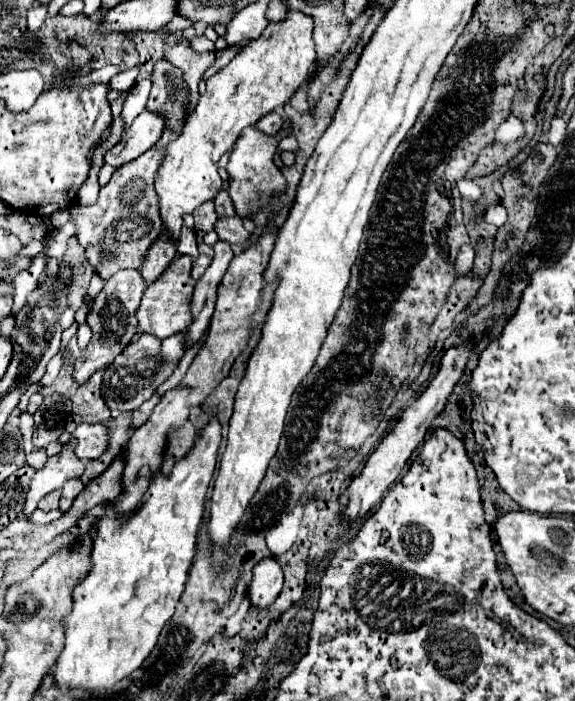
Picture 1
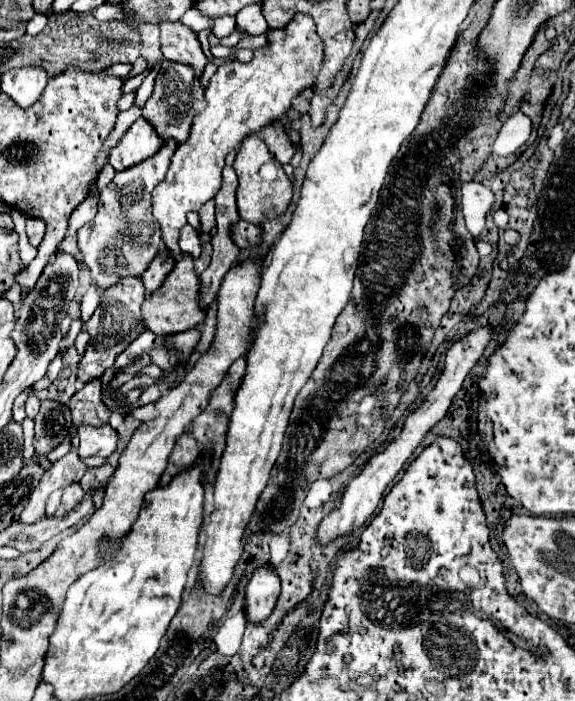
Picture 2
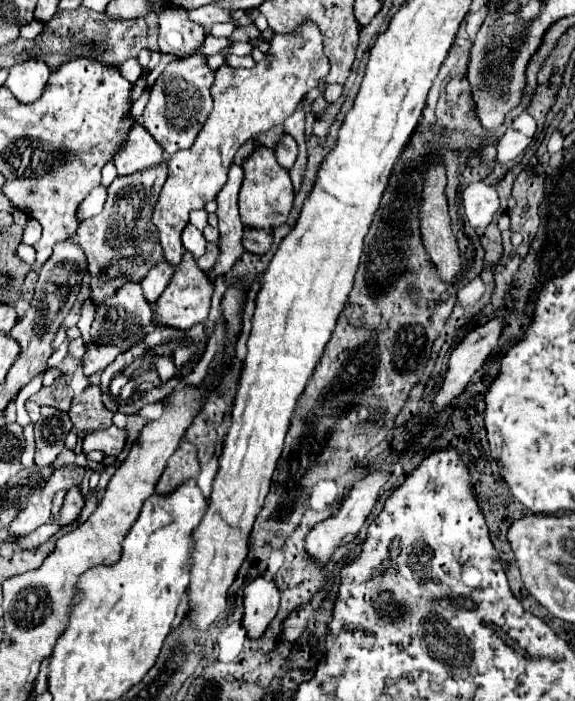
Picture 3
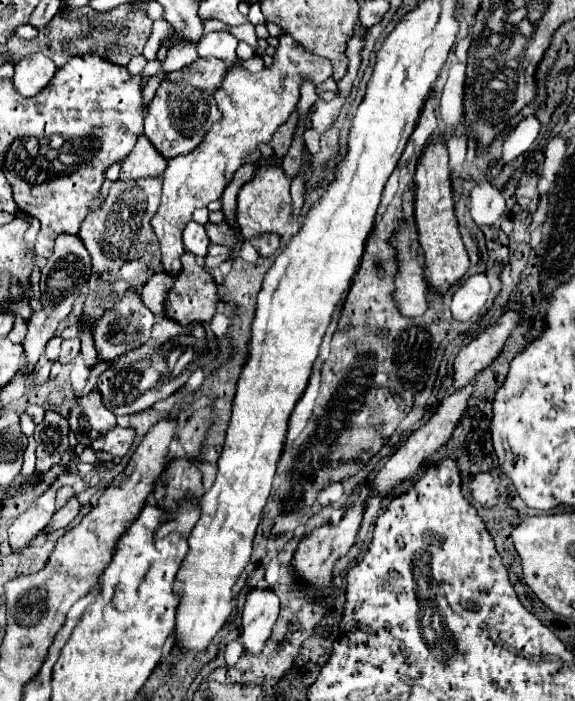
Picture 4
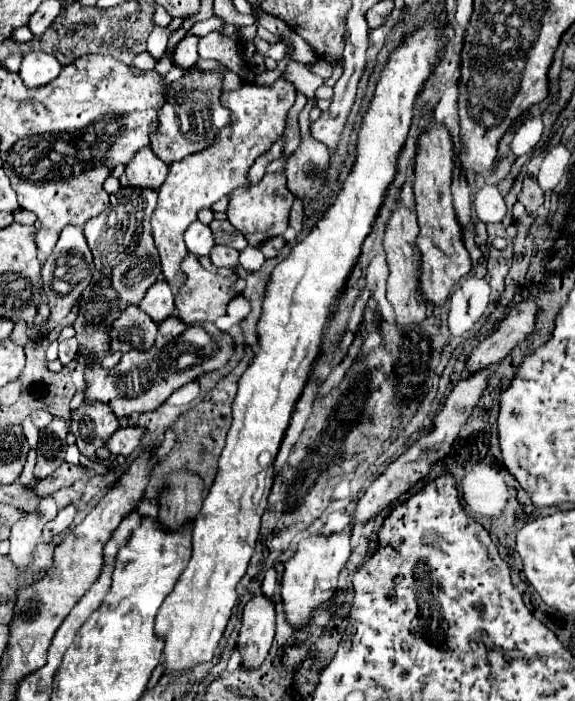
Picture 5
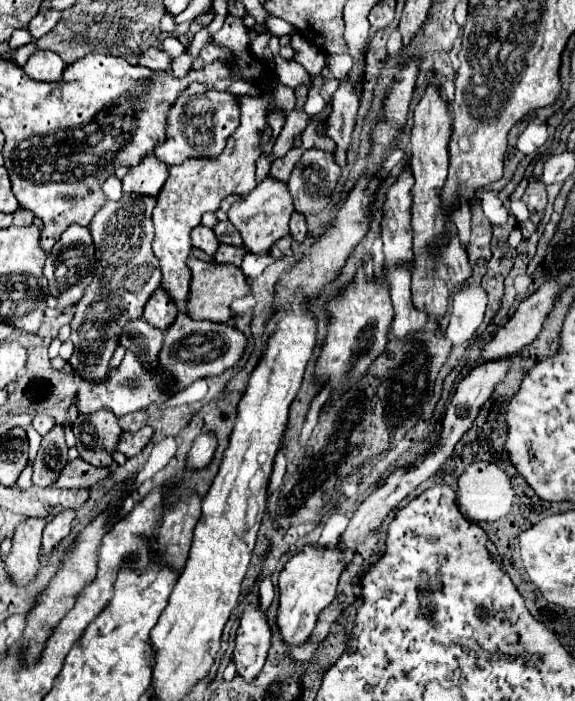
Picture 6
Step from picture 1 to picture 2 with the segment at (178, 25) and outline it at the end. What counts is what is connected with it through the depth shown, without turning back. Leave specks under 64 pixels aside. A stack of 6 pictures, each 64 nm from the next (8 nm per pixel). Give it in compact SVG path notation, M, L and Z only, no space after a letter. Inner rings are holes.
M188 10L182 18L180 18L188 28L194 28L194 32L202 32L202 30L206 30L206 28L210 28L214 22L216 22L216 18L214 16L206 16L206 14L202 14L200 10Z

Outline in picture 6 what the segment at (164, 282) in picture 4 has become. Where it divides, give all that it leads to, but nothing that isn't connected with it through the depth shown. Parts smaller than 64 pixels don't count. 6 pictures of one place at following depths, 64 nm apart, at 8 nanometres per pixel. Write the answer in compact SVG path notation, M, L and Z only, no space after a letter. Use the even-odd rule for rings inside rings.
M156 292L152 300L148 300L148 306L144 308L144 320L162 332L172 326L172 322L176 320L176 314L178 314L178 308L174 308L174 304L166 300L166 292Z

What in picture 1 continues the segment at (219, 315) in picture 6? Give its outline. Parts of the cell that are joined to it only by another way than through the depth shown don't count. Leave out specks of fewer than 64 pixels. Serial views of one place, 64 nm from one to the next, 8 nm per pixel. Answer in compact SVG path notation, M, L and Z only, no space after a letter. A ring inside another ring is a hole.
M176 256L176 260L168 266L168 270L146 288L142 296L142 304L138 308L138 332L154 334L158 338L168 338L172 334L184 332L192 322L194 316L190 312L192 292L194 292L194 278L190 276L192 258L190 256Z

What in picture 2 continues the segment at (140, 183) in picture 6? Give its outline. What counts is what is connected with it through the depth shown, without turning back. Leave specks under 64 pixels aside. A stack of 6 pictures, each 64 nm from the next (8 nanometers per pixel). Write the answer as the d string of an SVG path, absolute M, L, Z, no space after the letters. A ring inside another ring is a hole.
M138 118L122 136L118 146L110 150L108 162L114 166L116 172L122 172L154 156L162 148L162 144L164 142L158 140L154 128L150 128L150 124L146 124L144 118Z

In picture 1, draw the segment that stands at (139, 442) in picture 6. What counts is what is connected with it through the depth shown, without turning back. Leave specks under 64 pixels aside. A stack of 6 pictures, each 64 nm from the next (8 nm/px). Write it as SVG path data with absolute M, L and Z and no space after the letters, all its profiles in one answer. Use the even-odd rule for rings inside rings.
M78 424L72 432L78 438L76 456L82 460L96 460L108 450L108 428L106 424Z

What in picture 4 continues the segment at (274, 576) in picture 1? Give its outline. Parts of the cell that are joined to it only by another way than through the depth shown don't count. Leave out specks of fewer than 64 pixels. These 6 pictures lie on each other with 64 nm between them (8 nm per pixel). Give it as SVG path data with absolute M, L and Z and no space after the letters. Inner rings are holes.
M252 590L248 594L240 630L240 638L246 652L258 656L264 650L266 642L272 636L272 626L276 624L278 610L280 602L272 590Z

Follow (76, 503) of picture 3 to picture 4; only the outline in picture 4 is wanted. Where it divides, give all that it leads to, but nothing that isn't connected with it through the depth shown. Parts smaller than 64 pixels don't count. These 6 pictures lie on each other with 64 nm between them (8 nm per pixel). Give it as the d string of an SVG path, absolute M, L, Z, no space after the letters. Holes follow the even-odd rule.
M70 498L68 504L66 504L64 508L60 508L60 510L52 516L52 520L50 520L50 524L44 528L44 532L46 532L46 534L52 534L52 532L56 532L58 528L68 528L68 524L76 518L78 510L80 510L78 500L76 500L76 498Z

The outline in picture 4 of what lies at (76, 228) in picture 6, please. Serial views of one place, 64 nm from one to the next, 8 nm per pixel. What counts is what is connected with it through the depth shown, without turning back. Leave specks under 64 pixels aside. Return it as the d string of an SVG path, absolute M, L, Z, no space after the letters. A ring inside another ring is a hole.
M60 234L56 238L56 244L54 244L54 252L52 256L48 258L46 266L40 270L42 272L42 278L40 278L40 290L42 290L42 296L40 296L40 302L44 306L42 312L34 312L32 318L28 320L28 334L24 338L24 356L28 360L28 368L34 368L38 366L38 360L42 358L44 354L44 346L48 344L48 340L54 336L60 320L64 320L70 310L72 310L72 302L80 296L80 290L82 286L88 282L90 278L90 270L92 270L92 262L90 262L90 254L86 250L86 246L82 244L80 236L78 234Z

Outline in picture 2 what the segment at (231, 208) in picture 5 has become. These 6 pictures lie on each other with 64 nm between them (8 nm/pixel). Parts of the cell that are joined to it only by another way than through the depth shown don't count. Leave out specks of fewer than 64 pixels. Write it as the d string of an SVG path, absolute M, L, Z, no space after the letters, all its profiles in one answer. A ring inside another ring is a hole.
M250 134L242 142L236 162L234 162L234 170L238 174L236 204L238 204L238 212L242 220L260 226L264 224L266 218L280 218L286 214L290 200L292 200L292 182L286 176L282 164L278 164L272 158L268 146L258 134Z

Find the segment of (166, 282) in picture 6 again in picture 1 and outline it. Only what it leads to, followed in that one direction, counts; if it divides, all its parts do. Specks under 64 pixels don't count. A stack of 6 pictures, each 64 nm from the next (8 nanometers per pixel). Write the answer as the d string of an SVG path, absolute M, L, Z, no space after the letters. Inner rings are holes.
M290 12L288 20L268 24L258 40L242 48L240 54L208 82L196 110L188 116L182 134L170 142L166 160L156 176L156 194L164 228L174 242L184 224L184 212L194 212L206 200L214 200L222 188L218 162L222 154L234 148L244 128L254 126L262 116L284 106L290 96L310 78L310 66L316 62L316 44L312 38L312 16Z

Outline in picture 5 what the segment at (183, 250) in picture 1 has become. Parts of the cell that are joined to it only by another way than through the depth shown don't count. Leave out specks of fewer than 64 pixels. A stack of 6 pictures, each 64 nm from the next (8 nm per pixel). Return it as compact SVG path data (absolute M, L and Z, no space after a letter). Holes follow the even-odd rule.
M202 222L190 224L190 228L184 234L184 242L186 242L188 252L196 254L196 256L204 256L214 248L212 230L210 230L210 226L206 226Z

